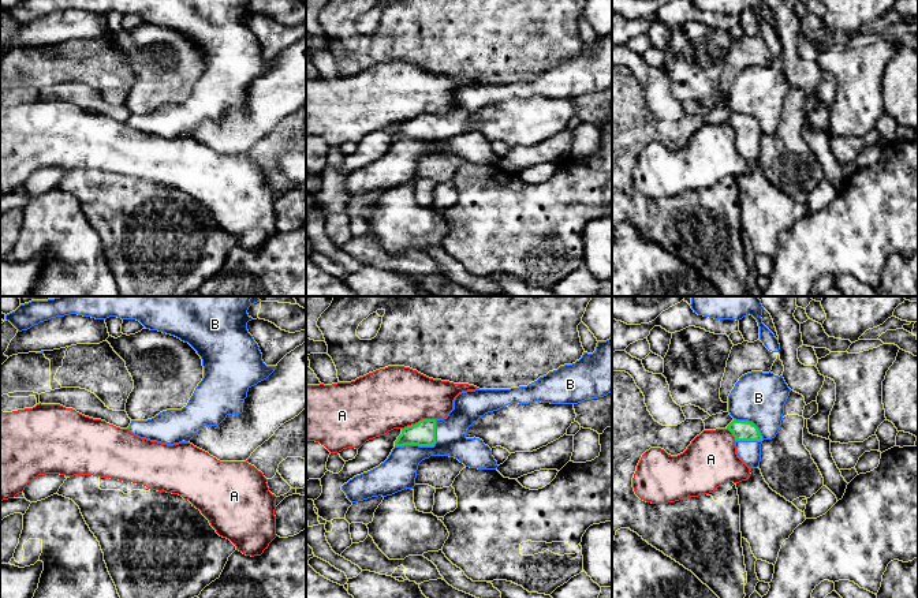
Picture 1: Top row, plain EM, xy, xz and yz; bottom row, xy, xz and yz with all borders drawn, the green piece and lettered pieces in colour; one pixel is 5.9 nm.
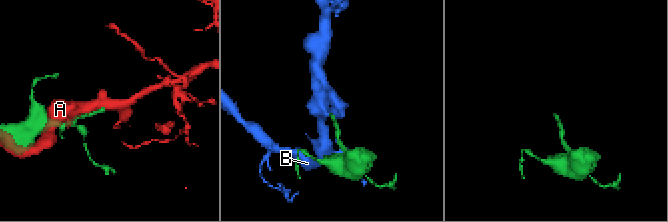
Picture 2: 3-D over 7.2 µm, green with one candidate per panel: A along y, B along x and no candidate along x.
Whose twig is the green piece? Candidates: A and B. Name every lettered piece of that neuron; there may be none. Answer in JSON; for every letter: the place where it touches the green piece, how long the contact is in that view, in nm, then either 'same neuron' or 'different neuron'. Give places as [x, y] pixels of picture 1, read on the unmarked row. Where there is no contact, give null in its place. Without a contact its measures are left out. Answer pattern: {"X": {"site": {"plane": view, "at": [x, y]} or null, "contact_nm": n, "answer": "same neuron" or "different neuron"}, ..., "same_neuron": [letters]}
{"A": {"site": {"plane": "xz", "at": [420, 115]}, "contact_nm": 220, "answer": "different neuron"}, "B": {"site": {"plane": "xz", "at": [426, 139]}, "contact_nm": 300, "answer": "same neuron"}, "same_neuron": ["B"]}

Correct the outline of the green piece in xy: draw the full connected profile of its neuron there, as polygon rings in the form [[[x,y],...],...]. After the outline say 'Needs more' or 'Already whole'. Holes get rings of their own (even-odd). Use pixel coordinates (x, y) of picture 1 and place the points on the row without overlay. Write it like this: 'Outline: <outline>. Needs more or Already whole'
Outline: [[[19,0],[15,5],[5,10],[18,26],[27,25],[40,16],[56,11],[78,8],[96,14],[117,11],[122,14],[137,14],[146,23],[158,25],[189,37],[202,53],[204,72],[195,82],[186,101],[182,104],[167,104],[148,115],[131,115],[127,122],[133,128],[157,135],[167,139],[189,137],[204,120],[219,120],[228,109],[243,106],[243,97],[251,81],[266,74],[276,60],[266,60],[258,38],[247,25],[247,16],[253,12],[247,8],[250,0]]]. Needs more

